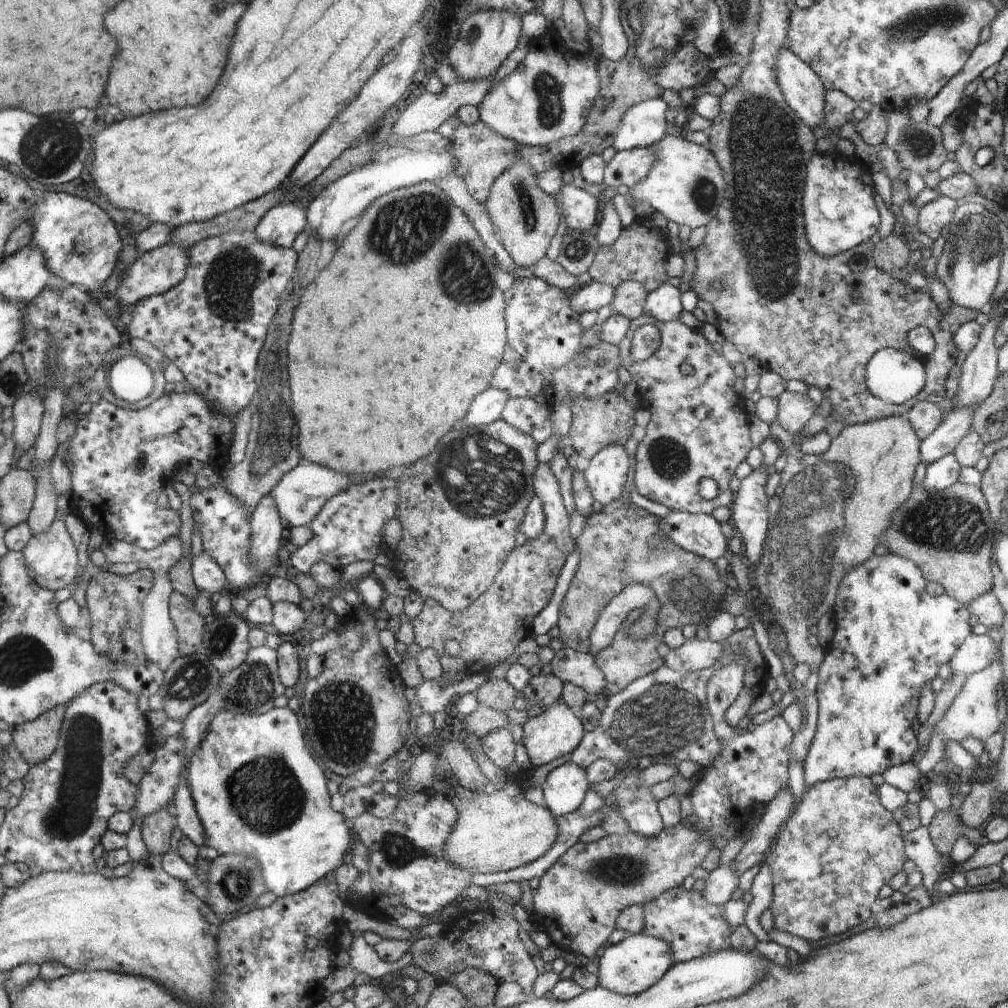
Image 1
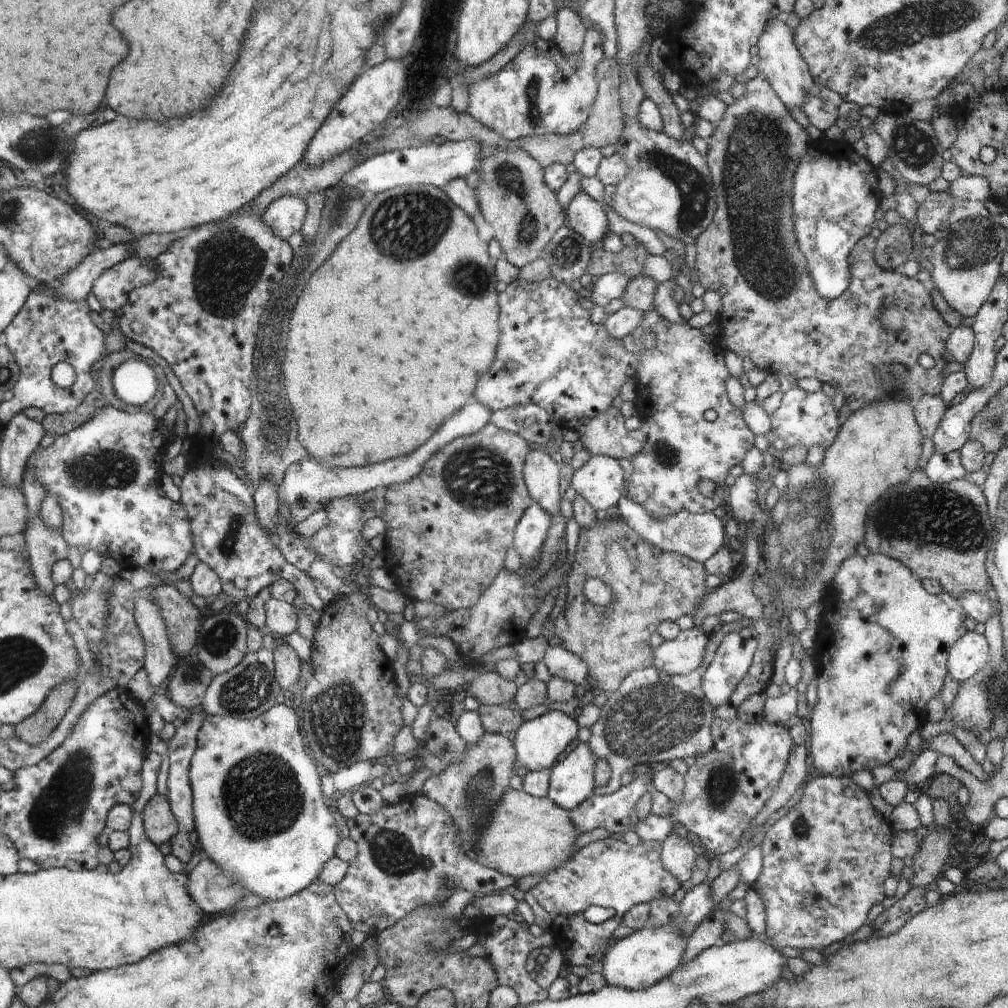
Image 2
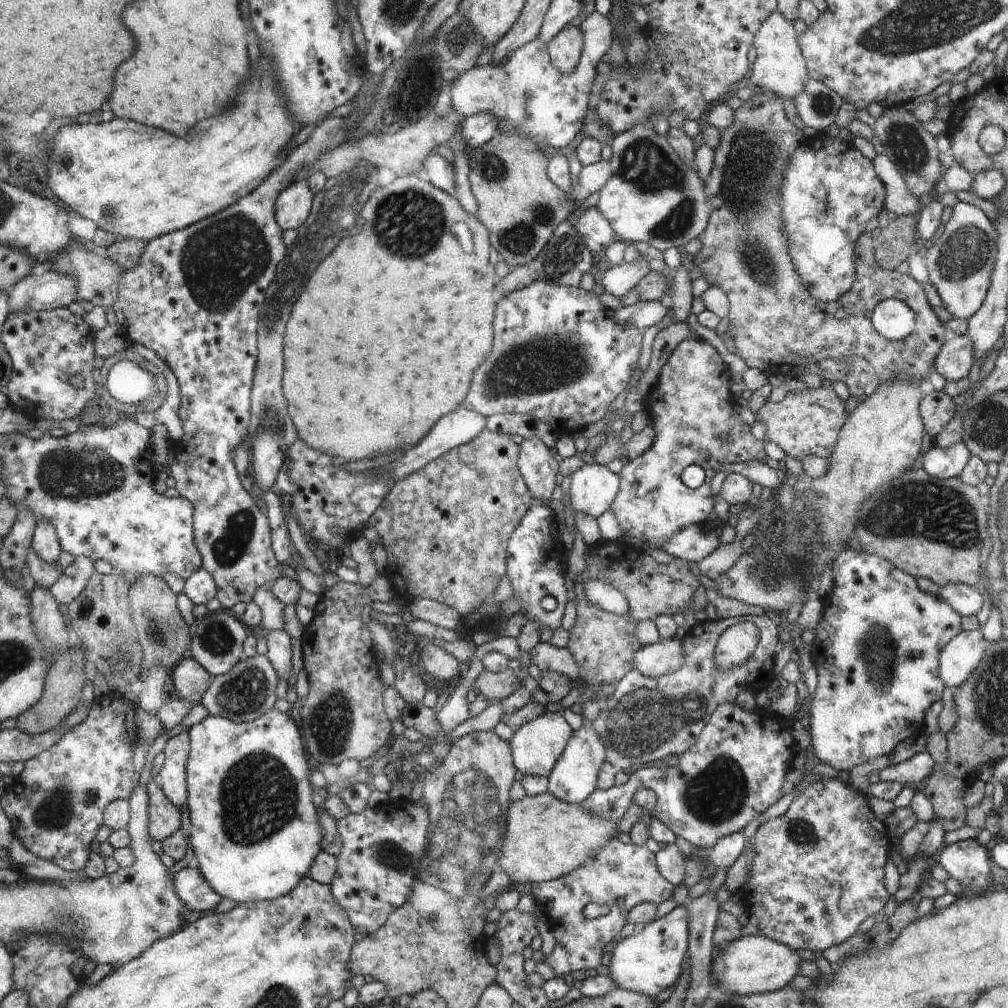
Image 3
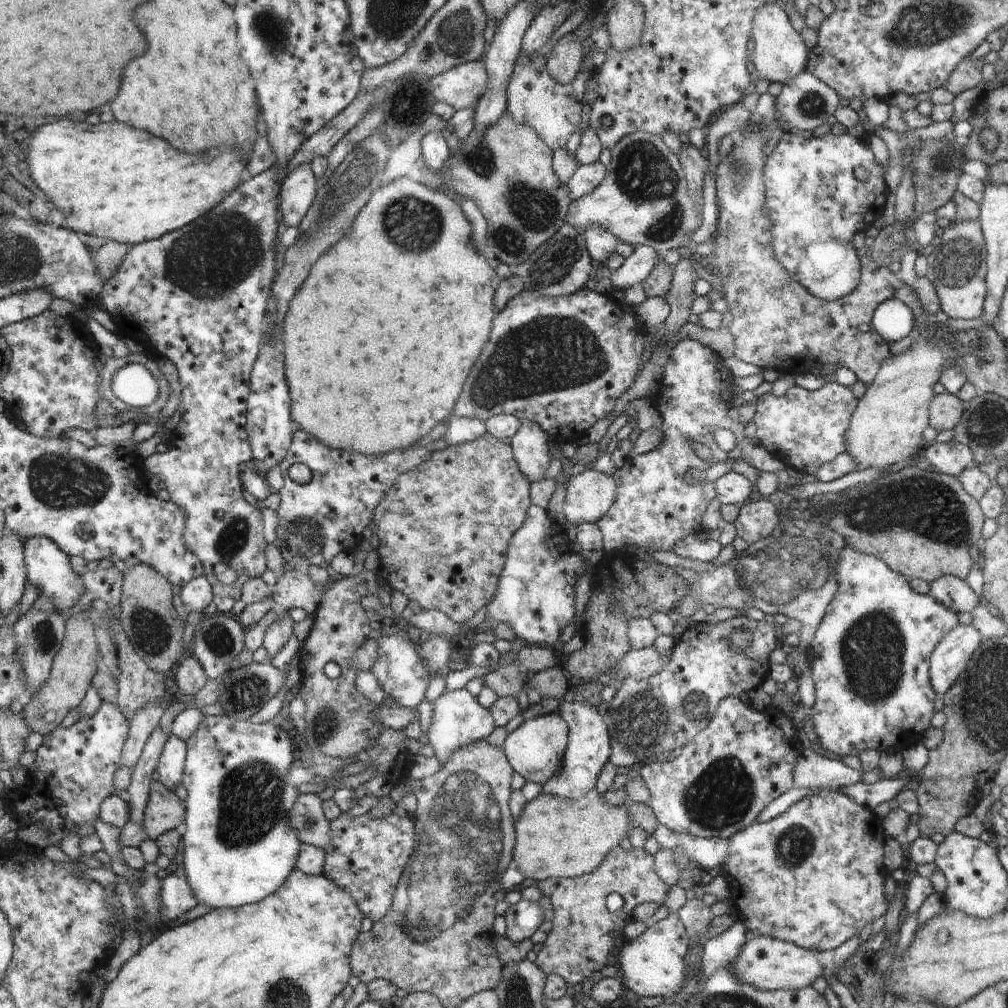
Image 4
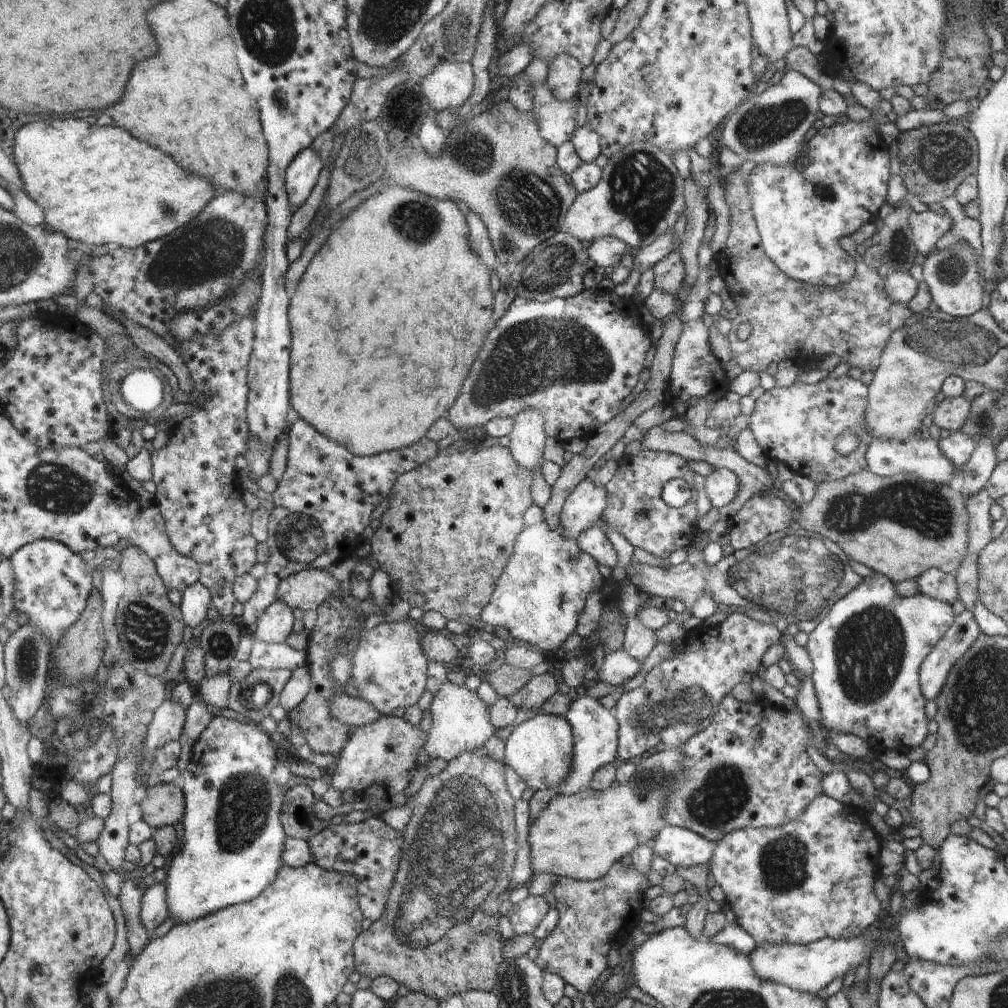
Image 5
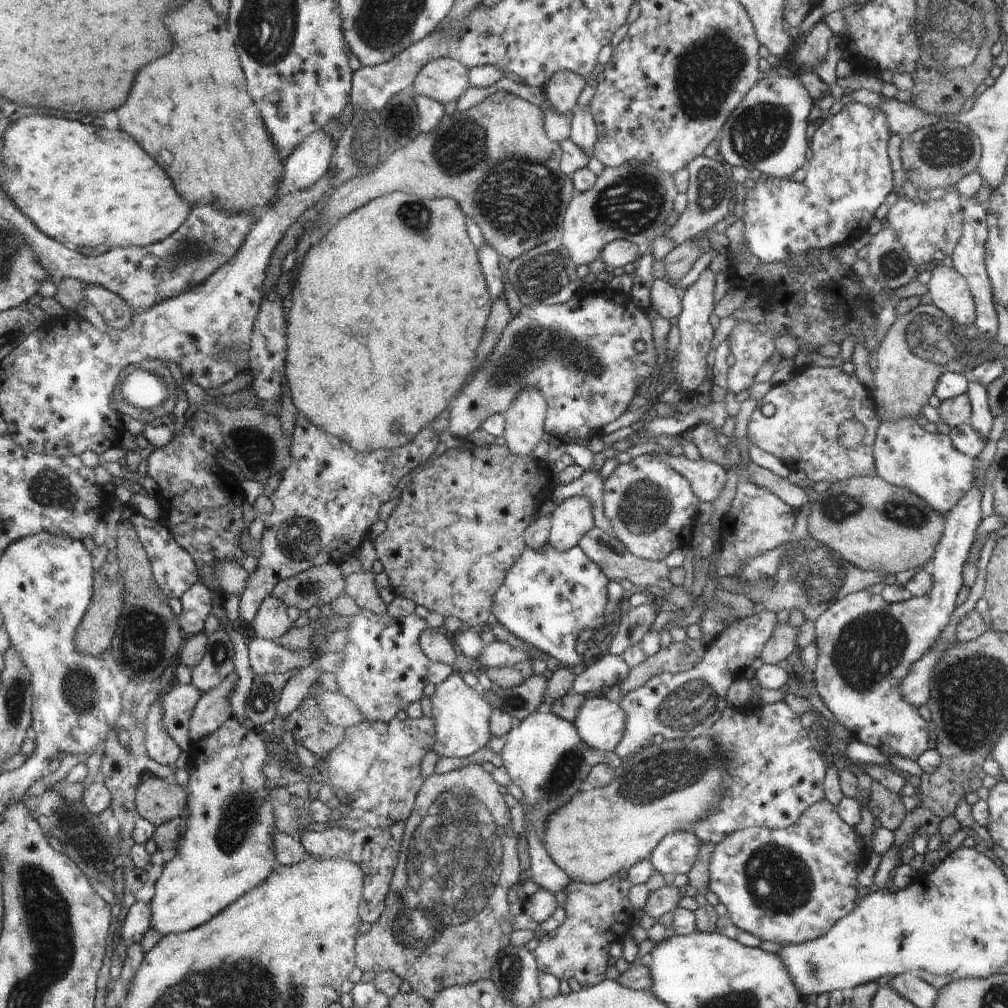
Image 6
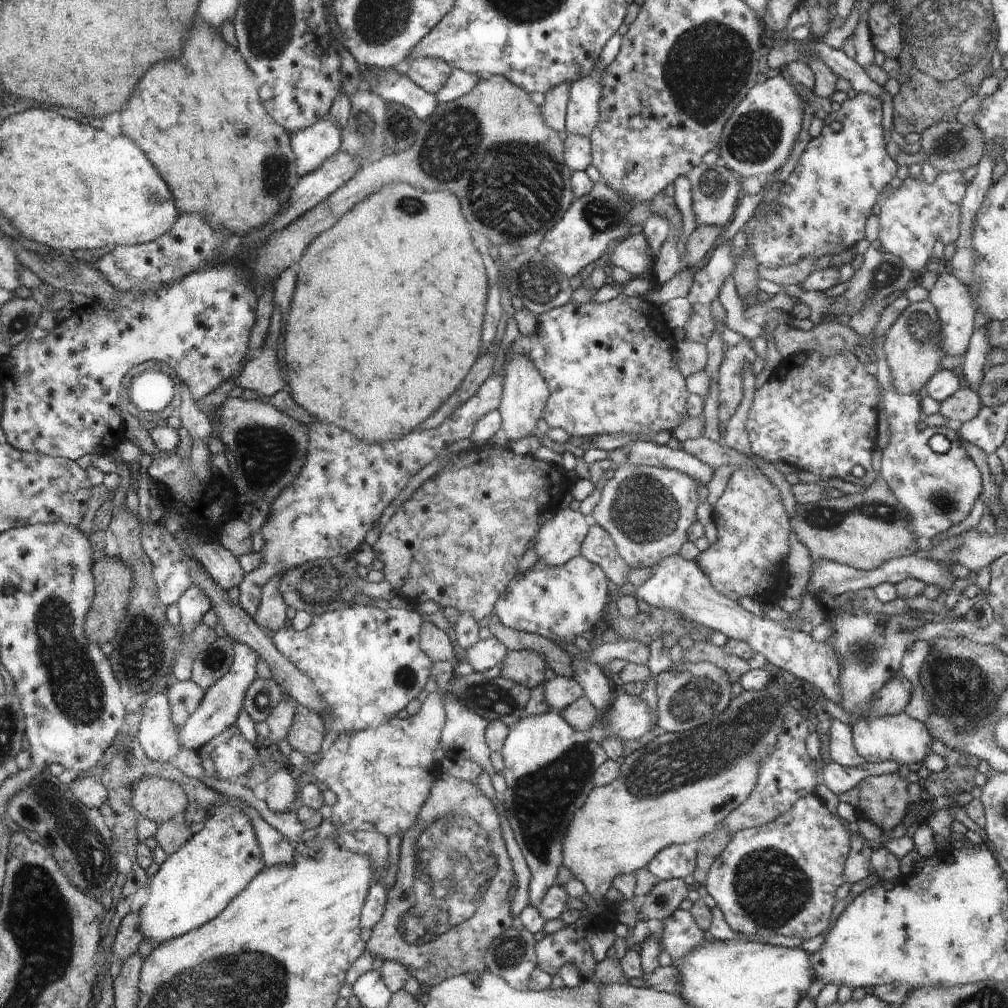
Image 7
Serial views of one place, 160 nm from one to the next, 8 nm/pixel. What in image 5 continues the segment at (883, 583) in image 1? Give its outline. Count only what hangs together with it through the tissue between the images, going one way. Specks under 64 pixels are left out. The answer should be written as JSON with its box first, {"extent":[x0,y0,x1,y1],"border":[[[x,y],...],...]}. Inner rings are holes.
{"extent":[805,572,954,756],"border":[[[879,572],[872,573],[871,576],[864,577],[858,586],[855,586],[846,596],[843,596],[841,599],[838,599],[831,607],[828,613],[828,616],[824,618],[824,620],[821,620],[814,630],[809,633],[808,642],[805,645],[806,650],[808,651],[808,654],[810,655],[812,664],[813,664],[813,671],[811,674],[811,679],[813,682],[813,685],[815,686],[815,693],[819,702],[819,709],[820,709],[820,716],[821,716],[821,723],[823,724],[824,728],[826,728],[829,736],[828,741],[832,738],[832,735],[837,735],[840,733],[846,733],[849,735],[856,735],[859,736],[862,740],[865,740],[868,744],[872,746],[872,749],[875,753],[878,753],[879,755],[884,752],[890,752],[890,750],[898,750],[902,751],[908,755],[916,756],[916,754],[919,752],[920,749],[927,747],[928,741],[930,740],[930,712],[926,712],[926,695],[921,691],[921,681],[920,681],[920,668],[921,664],[925,662],[925,659],[928,658],[928,654],[930,651],[933,650],[934,647],[937,646],[938,640],[944,639],[944,636],[946,634],[946,631],[949,630],[950,627],[953,626],[954,622],[954,612],[952,612],[952,606],[950,606],[950,603],[946,601],[941,601],[938,599],[934,599],[933,597],[927,597],[926,595],[923,595],[922,593],[918,592],[918,594],[914,596],[909,597],[903,597],[896,588],[896,584],[887,577],[886,575],[883,575]]]}

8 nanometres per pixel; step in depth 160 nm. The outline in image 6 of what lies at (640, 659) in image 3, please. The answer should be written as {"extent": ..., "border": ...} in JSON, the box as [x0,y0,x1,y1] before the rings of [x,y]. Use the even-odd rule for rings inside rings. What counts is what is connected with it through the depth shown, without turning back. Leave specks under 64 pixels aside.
{"extent":[570,654,630,695],"border":[[[608,654],[600,658],[593,665],[584,667],[576,673],[570,693],[586,695],[593,691],[608,690],[613,686],[618,686],[628,678],[630,669],[621,656]]]}

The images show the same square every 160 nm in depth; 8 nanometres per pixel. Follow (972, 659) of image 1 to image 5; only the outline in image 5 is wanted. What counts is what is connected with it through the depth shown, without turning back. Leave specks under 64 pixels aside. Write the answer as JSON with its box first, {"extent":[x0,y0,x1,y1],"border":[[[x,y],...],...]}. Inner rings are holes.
{"extent":[921,611,981,699],"border":[[[963,611],[956,622],[946,631],[942,642],[929,652],[921,664],[921,691],[928,699],[936,698],[944,680],[956,661],[974,644],[981,630],[972,611]]]}

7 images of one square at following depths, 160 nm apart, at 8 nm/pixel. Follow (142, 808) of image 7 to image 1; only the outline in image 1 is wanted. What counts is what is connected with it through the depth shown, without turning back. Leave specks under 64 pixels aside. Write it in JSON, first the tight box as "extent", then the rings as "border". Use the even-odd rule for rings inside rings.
{"extent":[141,809,172,855],"border":[[[166,809],[143,818],[141,835],[150,855],[164,854],[168,850],[172,828],[172,818]]]}

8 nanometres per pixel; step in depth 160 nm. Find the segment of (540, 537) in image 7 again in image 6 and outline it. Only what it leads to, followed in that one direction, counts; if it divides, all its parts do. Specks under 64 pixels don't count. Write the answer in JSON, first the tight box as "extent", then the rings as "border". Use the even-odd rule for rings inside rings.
{"extent":[547,496,594,552],"border":[[[572,496],[557,505],[550,518],[547,543],[558,552],[578,547],[594,526],[592,502],[586,496]]]}

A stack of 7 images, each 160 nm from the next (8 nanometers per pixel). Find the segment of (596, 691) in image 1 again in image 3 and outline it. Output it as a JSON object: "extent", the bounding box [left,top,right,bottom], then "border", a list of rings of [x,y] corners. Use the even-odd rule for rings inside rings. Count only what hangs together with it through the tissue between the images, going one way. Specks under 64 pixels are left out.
{"extent":[529,642,578,683],"border":[[[539,642],[529,651],[531,662],[541,671],[554,671],[570,678],[573,683],[578,680],[578,667],[574,657],[567,648],[556,648],[552,644]]]}

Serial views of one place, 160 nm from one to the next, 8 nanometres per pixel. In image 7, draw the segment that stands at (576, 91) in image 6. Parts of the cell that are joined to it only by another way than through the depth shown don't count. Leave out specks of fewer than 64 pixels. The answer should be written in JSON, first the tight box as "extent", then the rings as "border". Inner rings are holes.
{"extent":[541,83,570,138],"border":[[[562,83],[545,92],[545,100],[541,105],[545,123],[553,128],[562,138],[566,136],[566,120],[568,120],[570,84]]]}

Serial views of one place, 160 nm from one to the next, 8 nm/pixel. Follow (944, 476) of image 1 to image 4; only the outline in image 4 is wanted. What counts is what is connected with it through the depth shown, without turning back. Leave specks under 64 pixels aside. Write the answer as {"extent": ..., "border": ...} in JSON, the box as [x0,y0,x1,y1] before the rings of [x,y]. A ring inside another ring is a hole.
{"extent":[922,439,974,477],"border":[[[954,439],[945,443],[928,444],[922,457],[932,470],[955,477],[959,477],[962,471],[974,464],[972,449]]]}

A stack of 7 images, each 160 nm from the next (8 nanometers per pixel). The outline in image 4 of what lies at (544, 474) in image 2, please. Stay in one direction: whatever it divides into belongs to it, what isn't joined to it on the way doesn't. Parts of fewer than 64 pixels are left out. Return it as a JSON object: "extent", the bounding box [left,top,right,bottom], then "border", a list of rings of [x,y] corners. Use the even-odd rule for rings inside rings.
{"extent":[512,417,550,481],"border":[[[522,417],[519,431],[512,437],[514,456],[521,471],[531,481],[544,478],[544,472],[550,466],[550,450],[544,438],[543,428],[534,421]]]}

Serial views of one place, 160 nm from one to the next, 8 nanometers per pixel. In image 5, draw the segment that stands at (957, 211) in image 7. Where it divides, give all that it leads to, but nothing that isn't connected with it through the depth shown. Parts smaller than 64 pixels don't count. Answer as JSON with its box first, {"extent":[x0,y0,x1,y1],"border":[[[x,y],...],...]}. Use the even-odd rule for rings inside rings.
{"extent":[908,211,953,259],"border":[[[930,211],[911,212],[908,217],[913,232],[913,241],[918,252],[918,259],[928,256],[934,250],[936,242],[953,226],[953,220],[948,214]]]}

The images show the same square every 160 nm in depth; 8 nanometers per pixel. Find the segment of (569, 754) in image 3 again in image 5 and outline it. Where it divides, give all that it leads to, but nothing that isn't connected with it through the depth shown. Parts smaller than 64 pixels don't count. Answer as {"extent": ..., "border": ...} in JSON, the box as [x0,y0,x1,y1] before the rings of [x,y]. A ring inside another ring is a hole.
{"extent":[528,692,620,821],"border":[[[581,692],[569,707],[569,712],[565,719],[573,727],[575,746],[572,770],[569,772],[568,779],[558,784],[558,786],[536,791],[536,794],[528,802],[531,810],[530,821],[535,817],[537,810],[542,810],[554,796],[573,795],[589,788],[589,782],[600,768],[605,767],[608,763],[616,763],[618,760],[617,747],[620,744],[618,720],[613,711],[606,709],[600,703],[600,700]]]}

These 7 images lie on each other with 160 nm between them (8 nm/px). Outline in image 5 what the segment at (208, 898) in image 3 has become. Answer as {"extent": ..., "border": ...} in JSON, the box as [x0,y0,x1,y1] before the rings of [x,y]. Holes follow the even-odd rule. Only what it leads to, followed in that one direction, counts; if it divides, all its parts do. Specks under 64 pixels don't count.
{"extent":[141,882,169,932],"border":[[[166,882],[146,888],[141,898],[141,921],[149,932],[169,917]]]}

